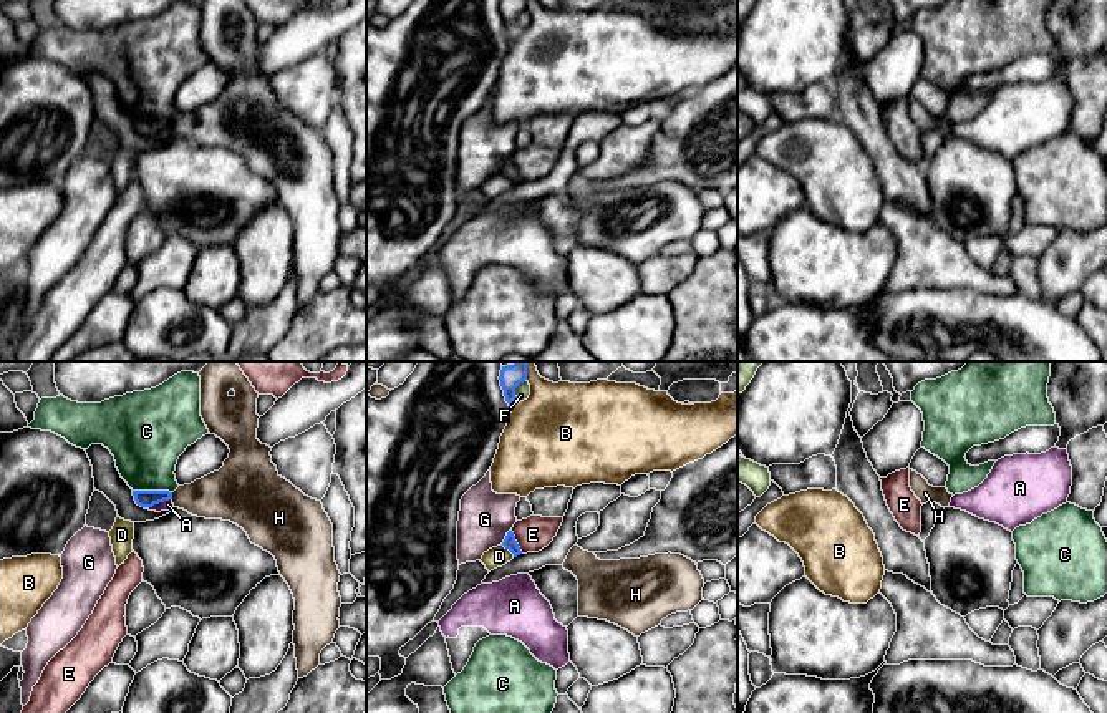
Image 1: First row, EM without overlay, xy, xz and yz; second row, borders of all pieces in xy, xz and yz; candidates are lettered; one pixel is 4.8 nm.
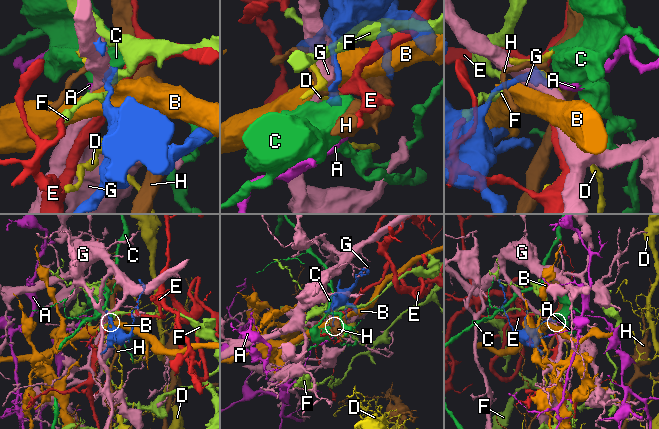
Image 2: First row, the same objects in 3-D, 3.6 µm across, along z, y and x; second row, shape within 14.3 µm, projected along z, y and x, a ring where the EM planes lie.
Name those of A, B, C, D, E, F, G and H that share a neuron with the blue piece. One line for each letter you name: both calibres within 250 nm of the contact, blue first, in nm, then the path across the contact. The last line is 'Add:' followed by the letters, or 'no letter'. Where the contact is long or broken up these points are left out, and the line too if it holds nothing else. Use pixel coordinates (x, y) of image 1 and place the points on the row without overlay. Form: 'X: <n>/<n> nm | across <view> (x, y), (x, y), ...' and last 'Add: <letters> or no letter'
Add: no letter

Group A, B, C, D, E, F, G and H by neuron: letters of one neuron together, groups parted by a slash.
A / B / C / D / E / F / G / H

